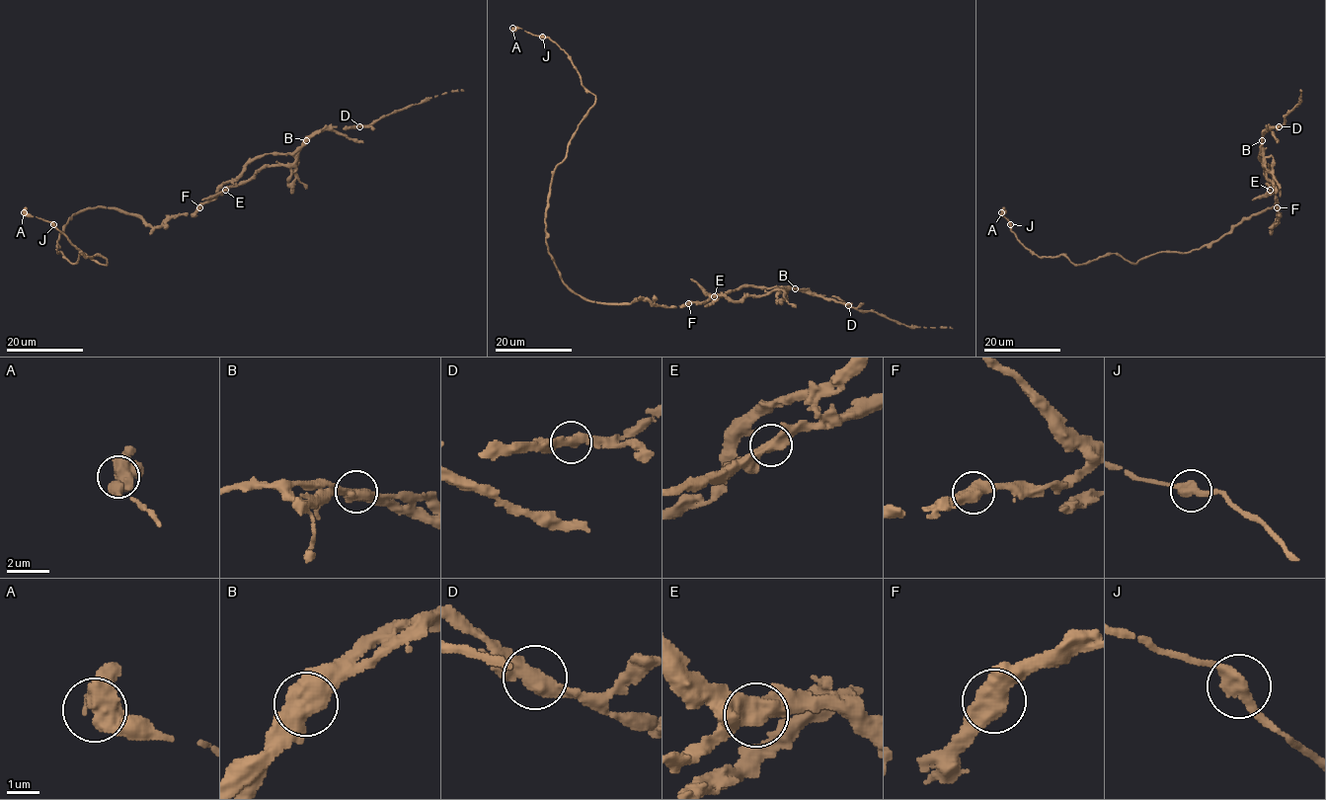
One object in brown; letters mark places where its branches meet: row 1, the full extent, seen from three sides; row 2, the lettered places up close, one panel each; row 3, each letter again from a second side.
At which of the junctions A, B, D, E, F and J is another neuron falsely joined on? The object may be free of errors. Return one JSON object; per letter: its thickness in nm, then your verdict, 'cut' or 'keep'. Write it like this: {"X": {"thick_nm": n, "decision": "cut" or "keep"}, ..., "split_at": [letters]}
{"A": {"thick_nm": 650, "decision": "keep"}, "B": {"thick_nm": 600, "decision": "cut"}, "D": {"thick_nm": 480, "decision": "keep"}, "E": {"thick_nm": 550, "decision": "keep"}, "F": {"thick_nm": 550, "decision": "keep"}, "J": {"thick_nm": 440, "decision": "keep"}, "split_at": ["B"]}

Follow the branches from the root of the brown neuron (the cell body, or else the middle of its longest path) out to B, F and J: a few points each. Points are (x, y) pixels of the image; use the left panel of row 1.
B: (122, 211), (137, 213), (152, 226), (194, 213), (227, 190), (256, 158), (292, 153), (306, 140)
F: (122, 211), (137, 213), (152, 226), (161, 226), (173, 216), (194, 213), (199, 207)
J: (122, 211), (81, 210), (57, 241), (71, 263), (85, 253), (106, 265), (54, 224)

